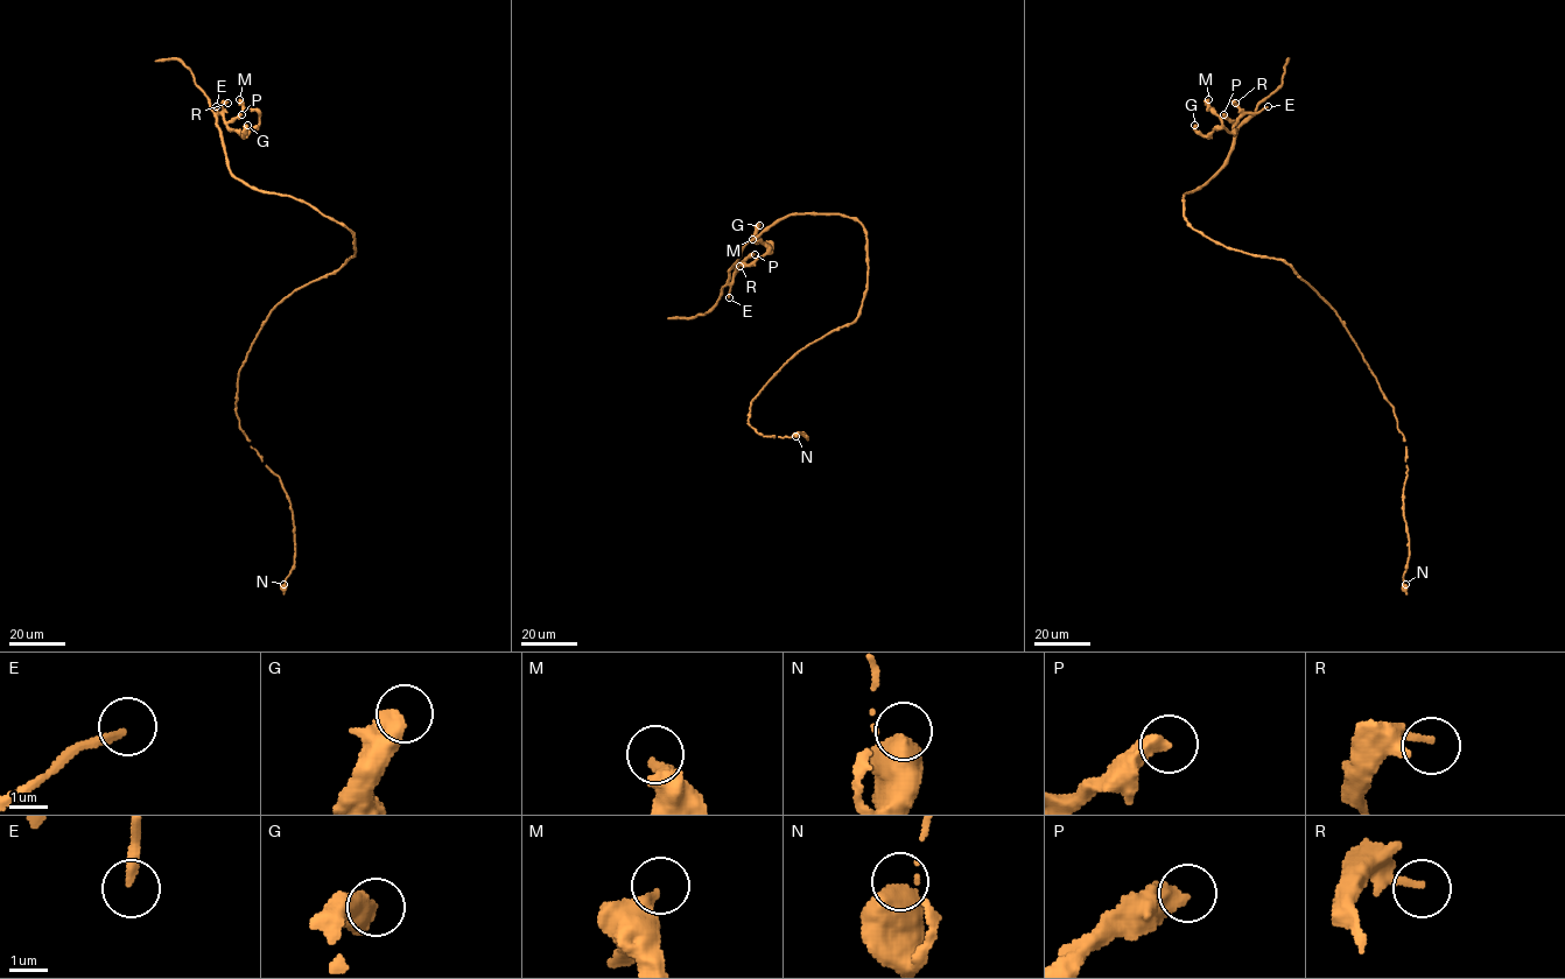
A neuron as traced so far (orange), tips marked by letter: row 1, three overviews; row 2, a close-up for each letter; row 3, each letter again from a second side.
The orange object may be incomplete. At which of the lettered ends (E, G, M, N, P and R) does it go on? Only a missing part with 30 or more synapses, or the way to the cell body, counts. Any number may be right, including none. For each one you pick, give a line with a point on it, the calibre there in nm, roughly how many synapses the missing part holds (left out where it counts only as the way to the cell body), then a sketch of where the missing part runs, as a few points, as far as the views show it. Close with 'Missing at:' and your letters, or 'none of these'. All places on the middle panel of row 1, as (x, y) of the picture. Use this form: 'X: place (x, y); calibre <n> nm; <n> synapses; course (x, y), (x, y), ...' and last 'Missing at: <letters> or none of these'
Missing at: none of these

